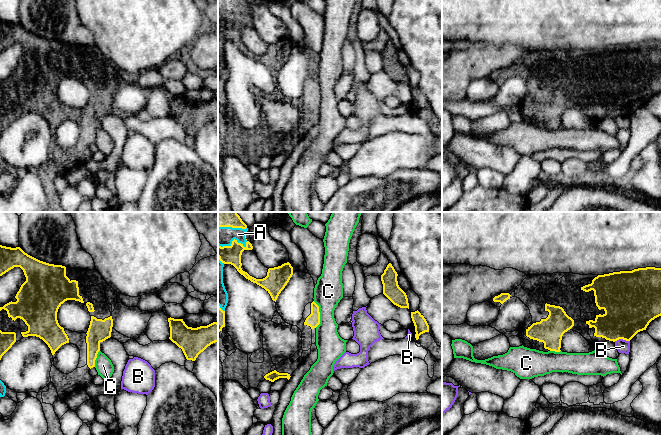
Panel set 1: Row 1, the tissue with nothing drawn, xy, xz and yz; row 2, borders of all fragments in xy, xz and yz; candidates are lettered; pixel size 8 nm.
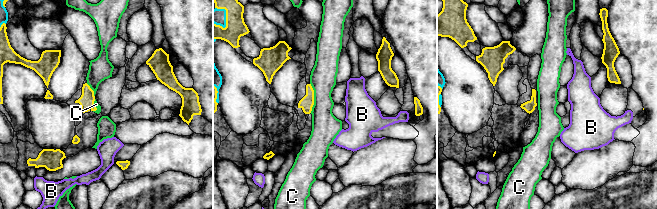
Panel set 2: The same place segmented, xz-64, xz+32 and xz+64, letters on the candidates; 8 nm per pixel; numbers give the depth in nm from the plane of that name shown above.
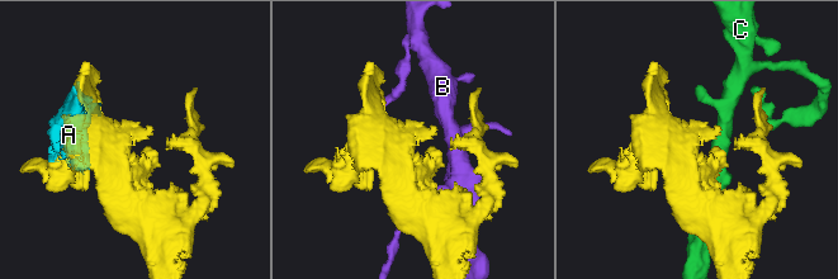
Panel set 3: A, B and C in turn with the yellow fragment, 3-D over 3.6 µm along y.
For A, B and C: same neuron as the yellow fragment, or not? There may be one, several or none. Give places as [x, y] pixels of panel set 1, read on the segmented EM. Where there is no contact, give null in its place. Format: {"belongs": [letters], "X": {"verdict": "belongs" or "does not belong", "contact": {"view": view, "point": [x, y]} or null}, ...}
{"belongs": ["A"], "A": {"verdict": "belongs", "contact": {"view": "xz", "point": [237, 242]}}, "B": {"verdict": "does not belong", "contact": {"view": "yz", "point": [621, 338]}}, "C": {"verdict": "does not belong", "contact": {"view": "xz", "point": [319, 314]}}}

